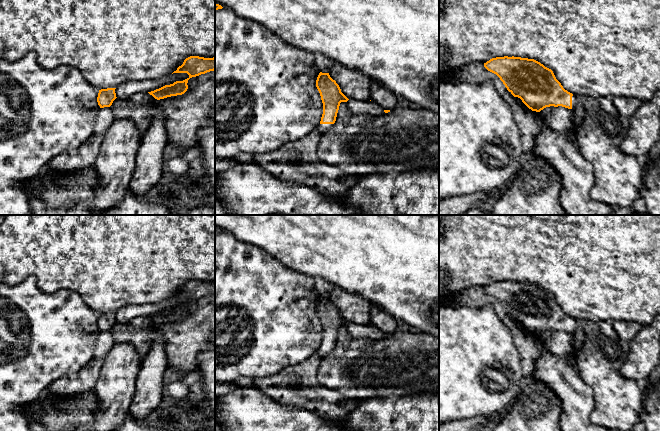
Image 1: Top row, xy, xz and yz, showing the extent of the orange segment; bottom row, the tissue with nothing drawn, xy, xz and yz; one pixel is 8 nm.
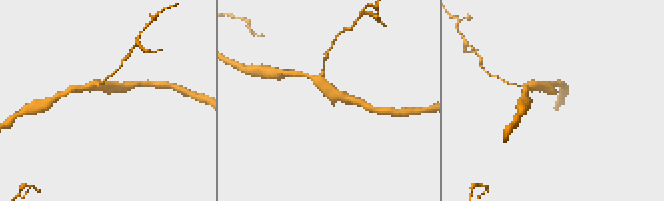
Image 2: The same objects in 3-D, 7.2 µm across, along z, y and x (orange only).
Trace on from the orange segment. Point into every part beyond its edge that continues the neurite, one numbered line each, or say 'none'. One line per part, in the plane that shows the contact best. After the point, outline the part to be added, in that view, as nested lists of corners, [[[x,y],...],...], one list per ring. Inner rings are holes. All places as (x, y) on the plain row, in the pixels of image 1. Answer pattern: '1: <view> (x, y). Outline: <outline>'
1: xz (321, 352). Outline: [[[319,348],[317,350],[318,356],[322,359],[324,356],[326,356],[328,353],[330,353],[333,350],[333,348]]]

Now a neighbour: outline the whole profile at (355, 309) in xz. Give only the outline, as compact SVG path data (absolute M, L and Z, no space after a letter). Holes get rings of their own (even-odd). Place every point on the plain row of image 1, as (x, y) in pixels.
M339 286L329 295L330 301L339 309L341 316L350 324L371 324L371 302L360 294L350 293Z

